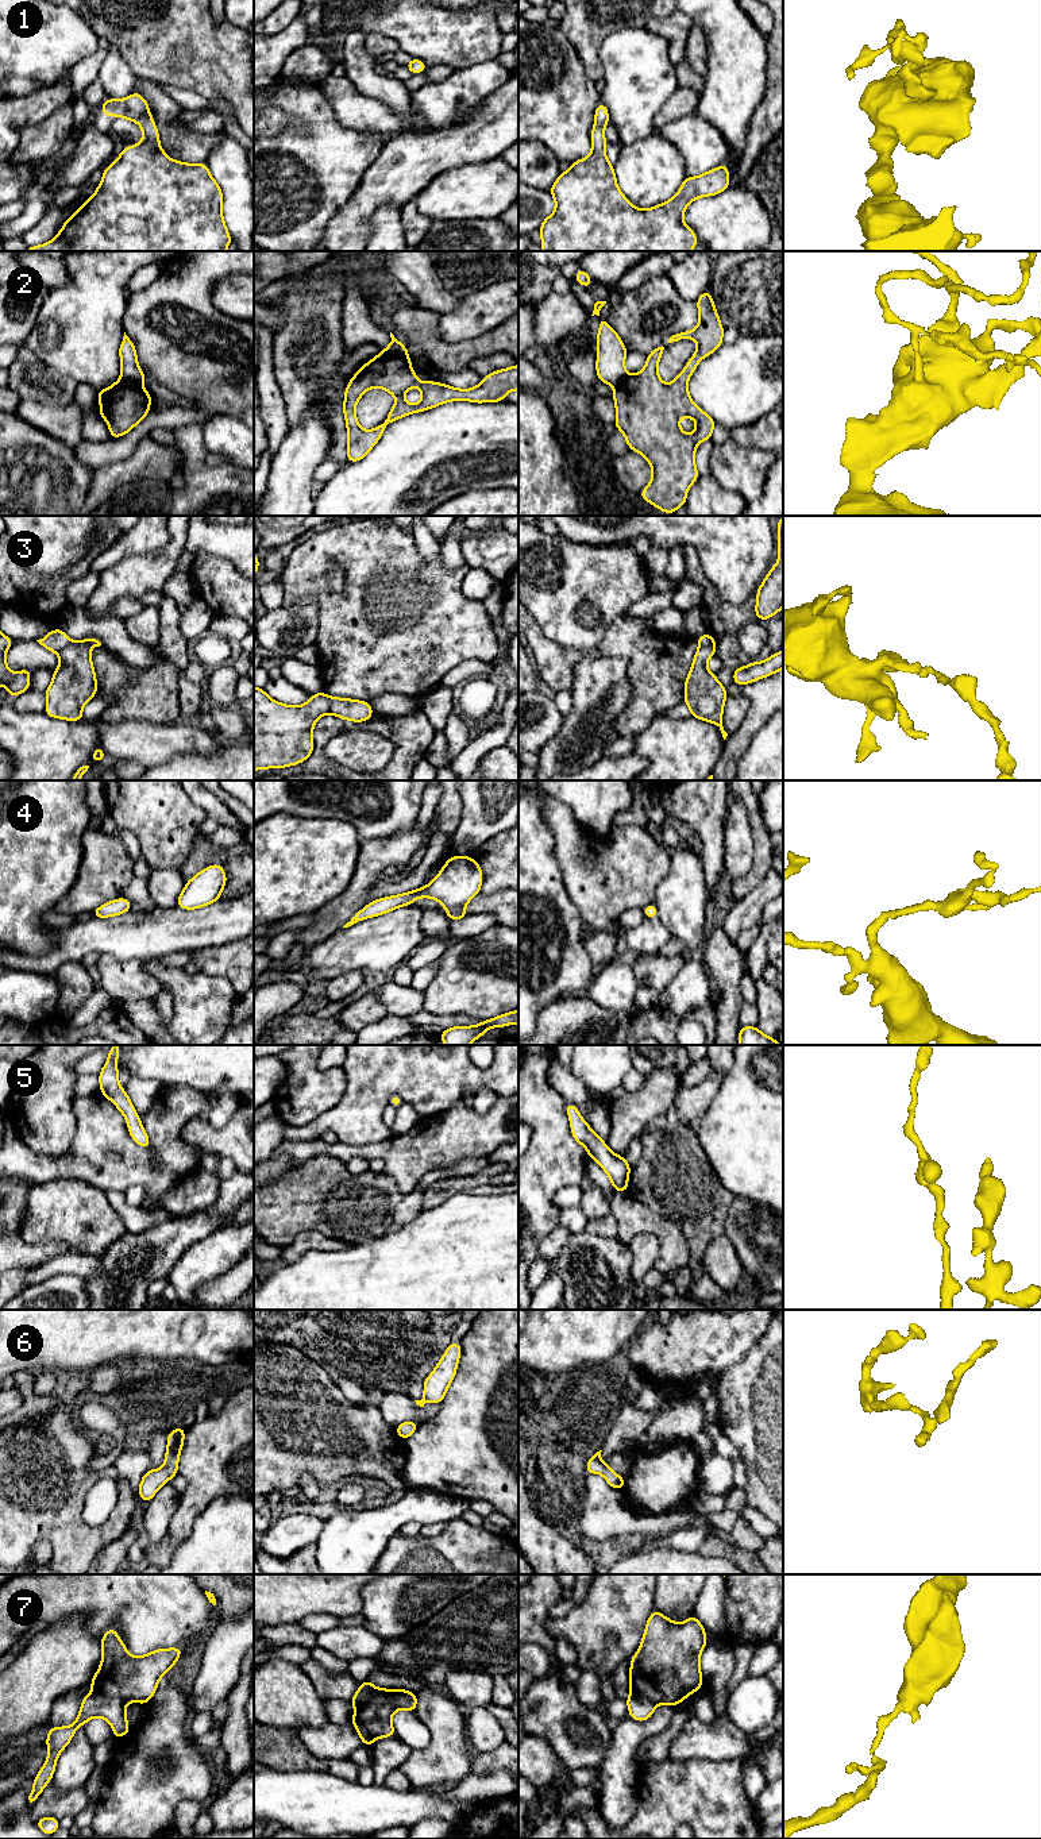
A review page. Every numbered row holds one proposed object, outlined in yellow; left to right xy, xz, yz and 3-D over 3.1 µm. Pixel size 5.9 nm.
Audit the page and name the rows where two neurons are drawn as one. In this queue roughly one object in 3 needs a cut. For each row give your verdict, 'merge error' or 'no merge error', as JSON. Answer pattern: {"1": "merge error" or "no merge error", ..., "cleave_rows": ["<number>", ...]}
{"1": "no merge error", "2": "merge error", "3": "merge error", "4": "no merge error", "5": "no merge error", "6": "no merge error", "7": "merge error", "cleave_rows": ["2", "3", "7"]}

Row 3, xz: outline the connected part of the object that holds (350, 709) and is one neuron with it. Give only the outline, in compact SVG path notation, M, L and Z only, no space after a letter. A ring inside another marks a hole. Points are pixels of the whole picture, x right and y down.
M329 697L329 713L342 720L354 722L369 721L373 712L374 710L367 701Z

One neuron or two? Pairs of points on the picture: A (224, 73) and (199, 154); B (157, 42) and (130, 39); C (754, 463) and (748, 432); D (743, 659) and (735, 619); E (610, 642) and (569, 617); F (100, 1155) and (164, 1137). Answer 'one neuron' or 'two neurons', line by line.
A: two neurons
B: one neuron
C: two neurons
D: one neuron
E: two neurons
F: one neuron

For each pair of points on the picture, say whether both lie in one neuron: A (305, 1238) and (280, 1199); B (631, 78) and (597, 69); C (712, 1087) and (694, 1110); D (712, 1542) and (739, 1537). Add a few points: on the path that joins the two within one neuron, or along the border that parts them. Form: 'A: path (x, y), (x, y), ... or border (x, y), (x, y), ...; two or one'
A: border (332, 1238), (313, 1230), (303, 1230), (282, 1248); two
B: border (605, 39), (600, 49), (601, 77); two
C: path (706, 1093), (694, 1105); one
D: border (732, 1543), (756, 1553); two

